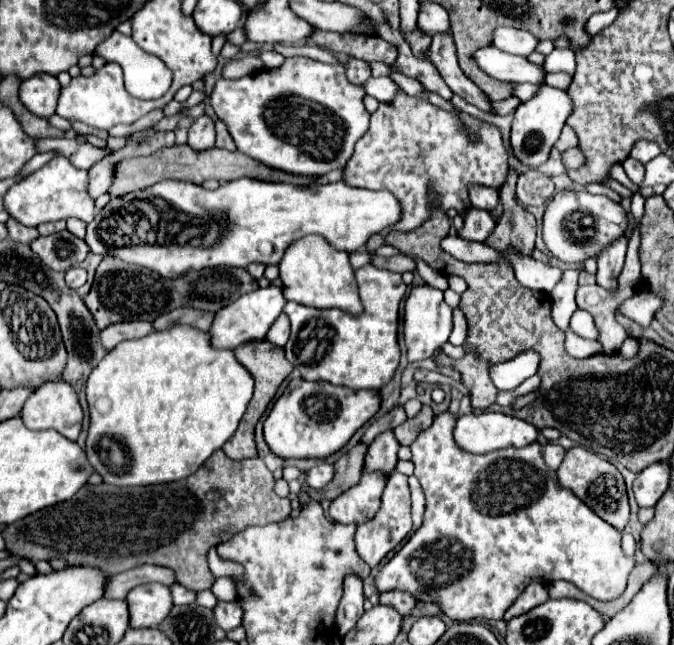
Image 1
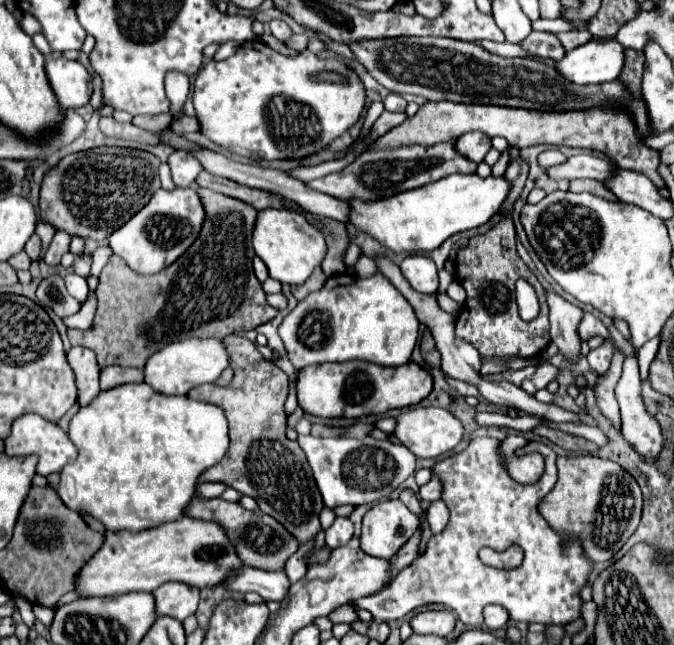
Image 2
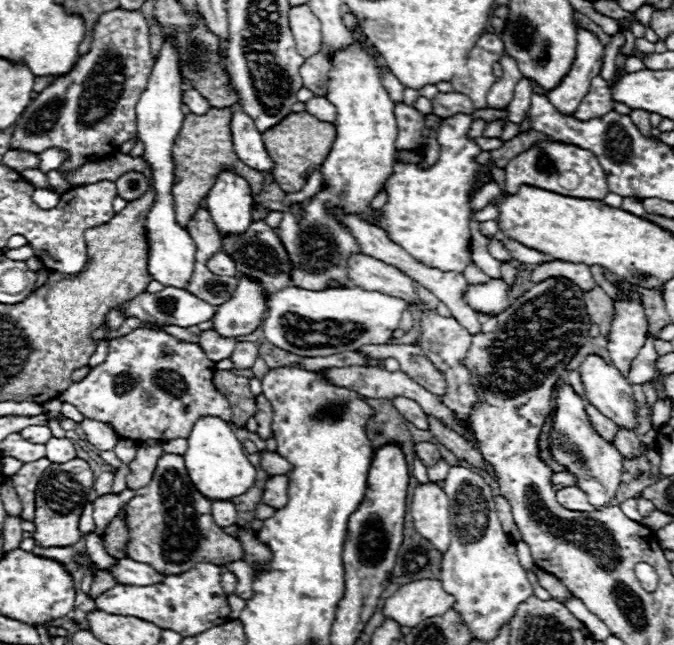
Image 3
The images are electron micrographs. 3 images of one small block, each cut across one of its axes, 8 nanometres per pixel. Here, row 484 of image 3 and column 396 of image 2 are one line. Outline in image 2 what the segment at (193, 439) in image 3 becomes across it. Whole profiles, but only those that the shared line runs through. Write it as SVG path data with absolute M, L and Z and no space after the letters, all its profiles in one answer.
M452 174L444 180L426 184L424 188L416 188L412 192L402 192L400 196L392 196L390 200L378 202L358 202L352 204L352 224L366 234L380 240L386 248L394 252L422 252L428 254L436 250L446 238L466 232L472 228L484 226L492 216L502 210L504 200L508 198L510 182L500 176L480 178L478 174Z

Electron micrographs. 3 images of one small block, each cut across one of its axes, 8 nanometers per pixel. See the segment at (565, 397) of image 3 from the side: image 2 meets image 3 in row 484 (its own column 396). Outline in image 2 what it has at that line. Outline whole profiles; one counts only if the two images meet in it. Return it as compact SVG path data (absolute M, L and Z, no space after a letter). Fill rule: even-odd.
M476 438L470 442L470 448L466 448L460 454L454 454L434 466L432 472L438 474L444 484L442 500L446 502L446 506L450 510L450 522L448 522L446 530L432 536L426 552L420 554L416 558L416 562L412 562L408 568L404 568L384 592L376 592L372 596L358 598L358 600L354 600L354 606L368 610L376 620L398 620L398 618L414 612L414 608L428 606L428 604L444 604L444 606L452 608L464 624L474 626L474 628L482 626L482 610L488 604L504 606L510 614L510 620L526 622L526 624L530 624L530 622L568 624L568 622L580 618L582 600L580 600L578 592L586 584L586 578L594 564L588 564L588 560L584 560L584 556L580 556L580 548L568 548L568 552L560 552L560 536L556 536L556 532L552 532L552 528L548 528L548 522L538 512L538 502L556 484L556 454L548 444L544 444L540 440L530 440L526 444L526 448L516 450L518 456L538 450L546 460L546 470L544 470L542 478L536 484L522 486L508 478L506 470L502 468L502 464L498 460L498 446L500 446L500 442L494 438ZM484 546L488 546L496 552L504 552L510 546L520 546L524 552L524 562L514 570L498 570L498 568L486 566L478 558L478 550Z

